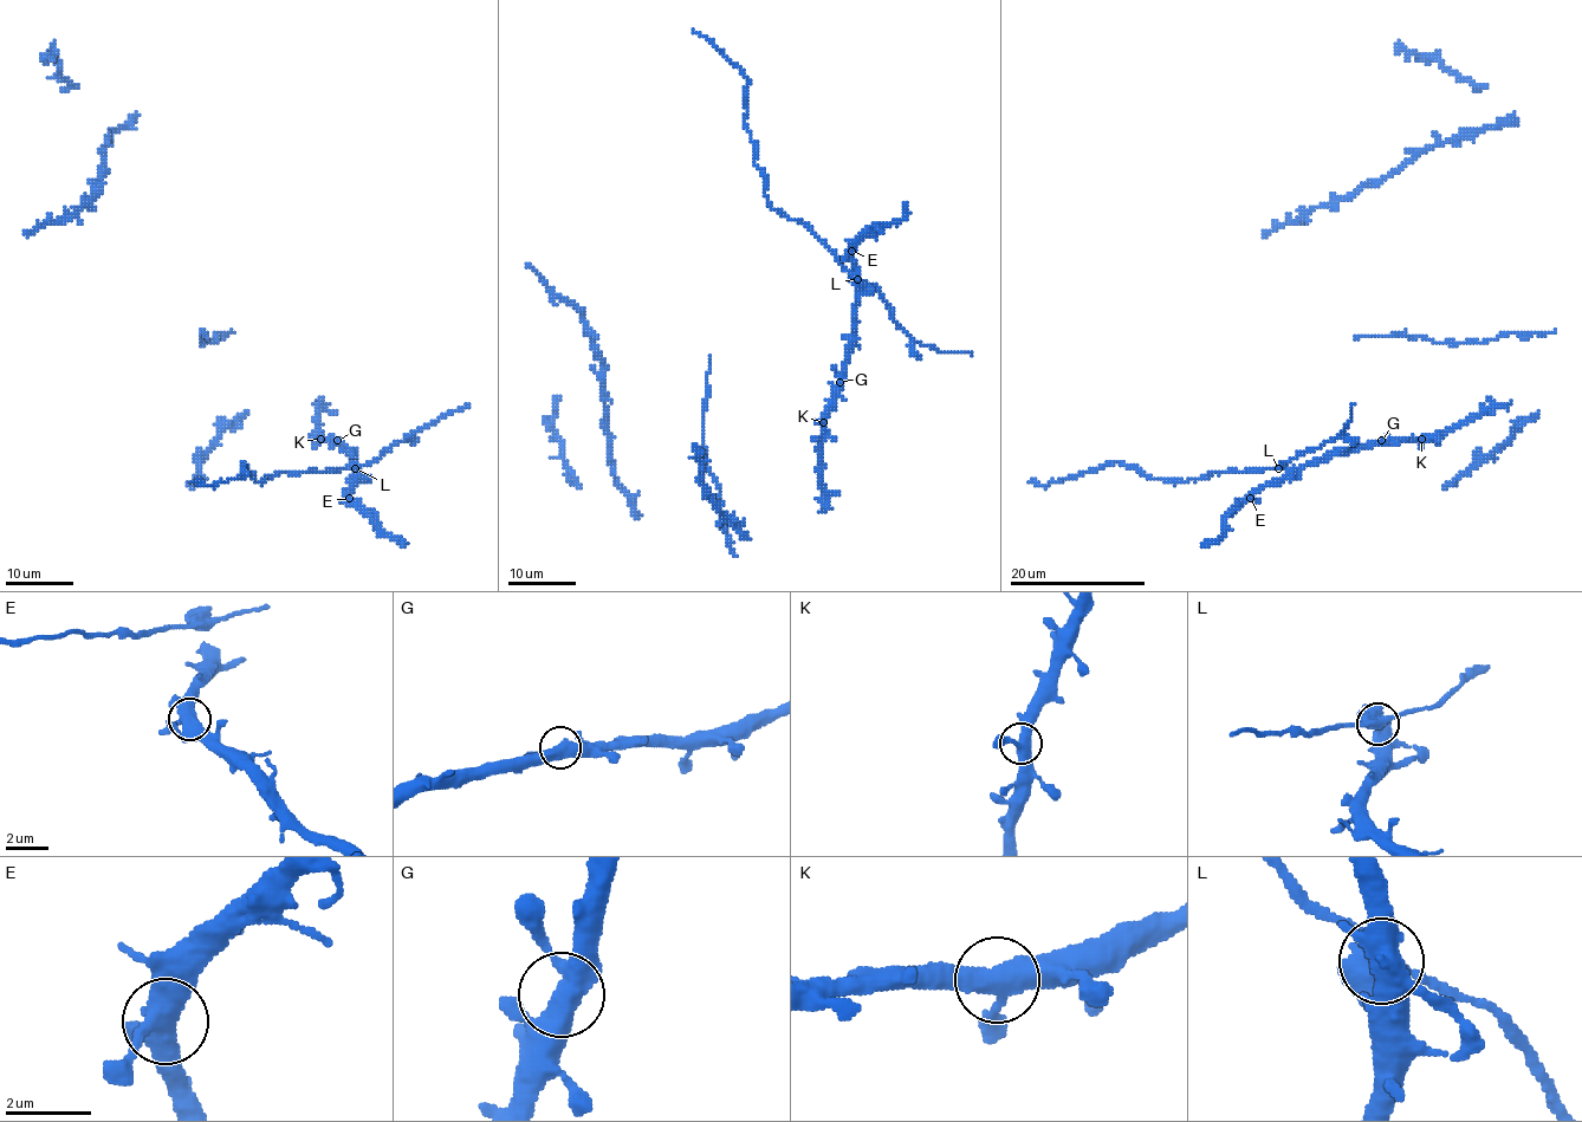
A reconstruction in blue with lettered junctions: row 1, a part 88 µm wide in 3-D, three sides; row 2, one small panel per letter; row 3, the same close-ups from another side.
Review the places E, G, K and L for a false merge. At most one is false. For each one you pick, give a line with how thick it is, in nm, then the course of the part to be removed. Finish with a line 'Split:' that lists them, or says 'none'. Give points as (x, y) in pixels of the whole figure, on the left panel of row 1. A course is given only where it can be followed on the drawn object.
L: calibre 480 nm; course (355, 467), (281, 473), (264, 481), (252, 480), (242, 462), (246, 474), (212, 486), (192, 482)
Split: L

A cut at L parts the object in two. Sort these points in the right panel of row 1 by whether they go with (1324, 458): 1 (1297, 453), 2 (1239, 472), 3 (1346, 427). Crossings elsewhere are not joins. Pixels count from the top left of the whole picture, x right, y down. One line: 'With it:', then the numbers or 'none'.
With it: none

